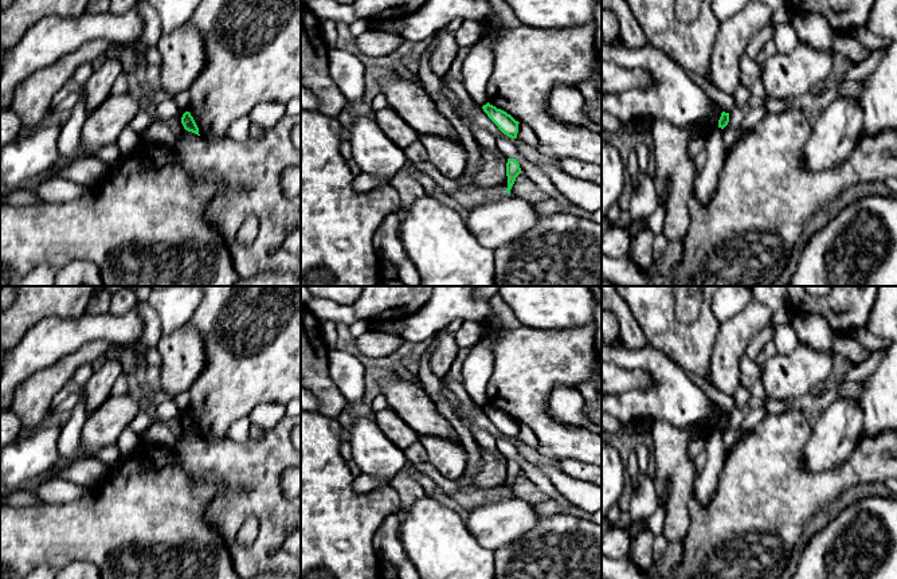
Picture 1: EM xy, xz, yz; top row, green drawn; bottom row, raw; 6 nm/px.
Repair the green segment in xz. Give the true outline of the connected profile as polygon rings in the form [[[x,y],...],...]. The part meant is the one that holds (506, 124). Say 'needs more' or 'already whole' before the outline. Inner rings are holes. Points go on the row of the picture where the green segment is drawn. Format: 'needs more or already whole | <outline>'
already whole | [[[489,102],[483,105],[482,109],[504,134],[506,134],[510,138],[517,138],[520,124],[518,121],[516,121],[506,112],[490,105]]]

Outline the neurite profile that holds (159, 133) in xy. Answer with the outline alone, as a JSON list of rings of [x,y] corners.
[[[173,95],[156,103],[156,121],[140,136],[140,141],[148,141],[165,148],[172,148],[177,141],[175,134],[168,126],[167,120],[179,114],[179,107]]]

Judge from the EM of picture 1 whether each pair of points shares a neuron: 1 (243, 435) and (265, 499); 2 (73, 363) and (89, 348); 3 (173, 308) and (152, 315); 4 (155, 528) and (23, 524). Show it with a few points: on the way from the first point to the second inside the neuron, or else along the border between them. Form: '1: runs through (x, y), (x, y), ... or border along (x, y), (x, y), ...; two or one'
1: border along (227, 438), (235, 442), (246, 442), (249, 439); two
2: runs through (77, 359), (85, 352); one
3: border along (147, 302), (159, 315), (163, 335); two
4: runs through (122, 528), (55, 528); one

